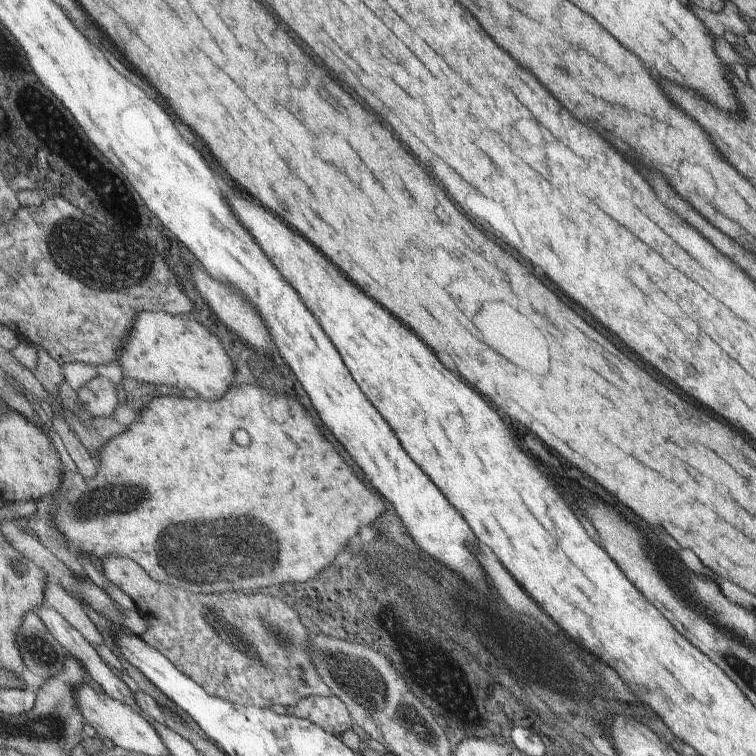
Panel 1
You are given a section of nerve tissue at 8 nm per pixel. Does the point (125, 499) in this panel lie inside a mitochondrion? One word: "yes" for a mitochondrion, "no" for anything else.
yes

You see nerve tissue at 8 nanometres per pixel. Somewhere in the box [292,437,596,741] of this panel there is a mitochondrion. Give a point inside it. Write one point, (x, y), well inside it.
(356, 678)

